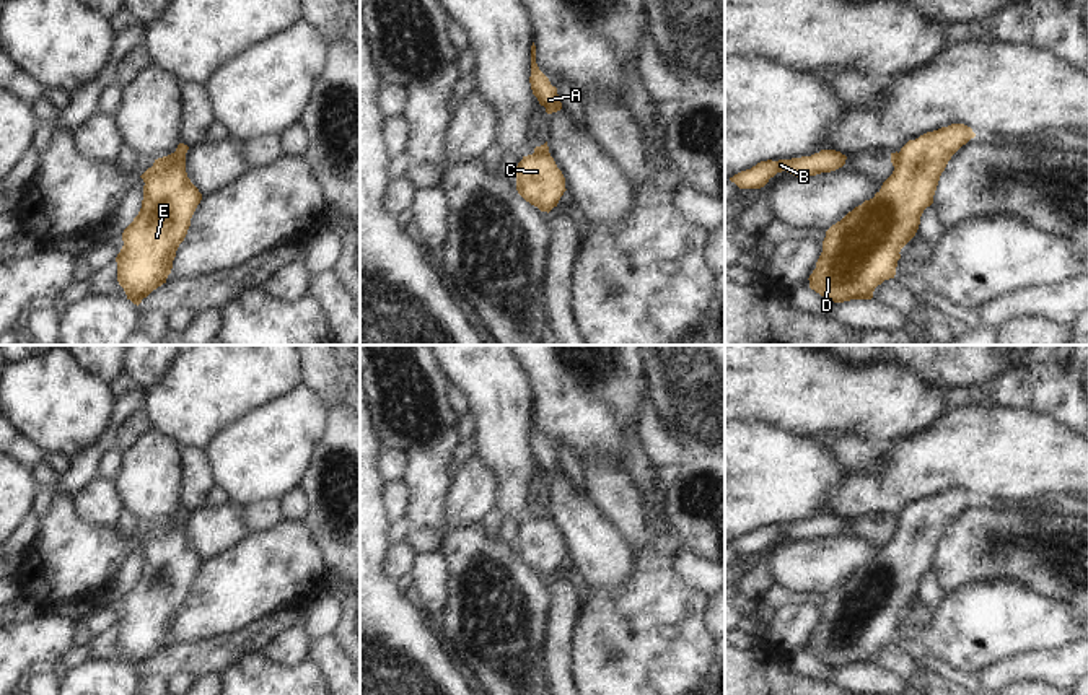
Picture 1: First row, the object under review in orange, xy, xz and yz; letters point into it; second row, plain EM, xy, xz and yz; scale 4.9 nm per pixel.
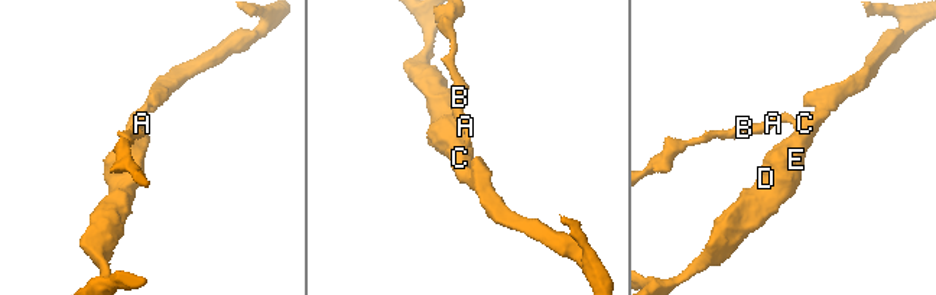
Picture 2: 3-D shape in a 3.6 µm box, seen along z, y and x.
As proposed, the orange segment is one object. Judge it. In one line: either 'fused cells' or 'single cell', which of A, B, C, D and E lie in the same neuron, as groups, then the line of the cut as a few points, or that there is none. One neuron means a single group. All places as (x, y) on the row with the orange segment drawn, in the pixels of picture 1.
fused cells; A B / C D E; cut in xz along (535, 152), (549, 155)

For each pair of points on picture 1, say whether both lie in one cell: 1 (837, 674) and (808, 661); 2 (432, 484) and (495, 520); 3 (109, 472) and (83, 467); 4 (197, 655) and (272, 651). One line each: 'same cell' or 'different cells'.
1: same cell
2: different cells
3: different cells
4: different cells

